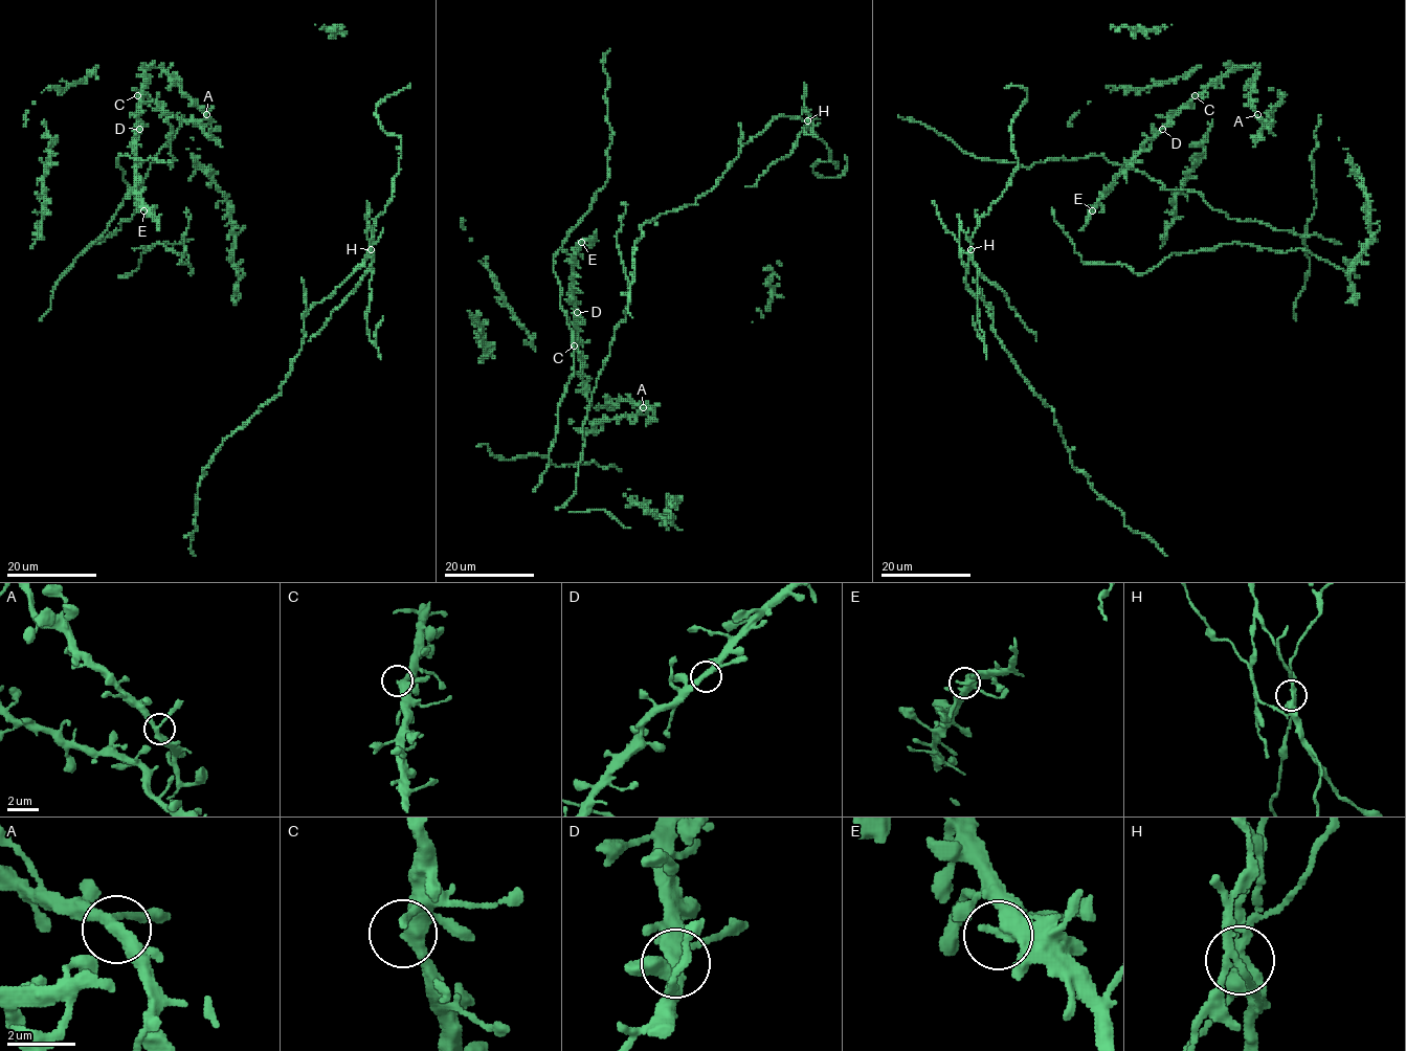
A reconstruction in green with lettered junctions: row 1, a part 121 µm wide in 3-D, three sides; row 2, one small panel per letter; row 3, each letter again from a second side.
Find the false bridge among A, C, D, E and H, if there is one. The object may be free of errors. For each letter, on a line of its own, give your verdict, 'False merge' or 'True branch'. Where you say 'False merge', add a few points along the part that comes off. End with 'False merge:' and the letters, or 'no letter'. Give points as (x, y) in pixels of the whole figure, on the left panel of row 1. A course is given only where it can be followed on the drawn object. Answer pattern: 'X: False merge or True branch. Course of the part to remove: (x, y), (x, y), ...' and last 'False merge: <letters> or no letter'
A: True branch
C: True branch
D: True branch
E: True branch
H: False merge. Course of the part to remove: (371, 249), (372, 265), (359, 284), (309, 341)
False merge: H

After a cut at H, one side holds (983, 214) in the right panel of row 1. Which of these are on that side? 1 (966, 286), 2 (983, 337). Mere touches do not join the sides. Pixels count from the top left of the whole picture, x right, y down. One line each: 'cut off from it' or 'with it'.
1: with it
2: cut off from it

